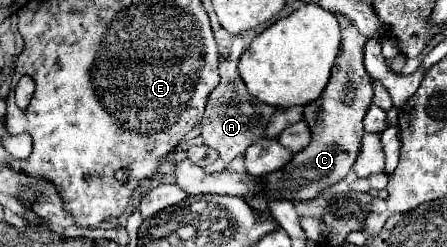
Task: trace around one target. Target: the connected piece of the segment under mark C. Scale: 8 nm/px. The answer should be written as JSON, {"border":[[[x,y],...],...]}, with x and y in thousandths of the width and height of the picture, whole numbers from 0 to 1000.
{"border":[[[767,77],[767,150],[758,182],[758,223],[749,231],[740,320],[723,368],[723,385],[682,433],[682,490],[696,514],[696,579],[655,628],[642,676],[606,700],[593,717],[593,757],[602,765],[597,789],[553,789],[553,822],[570,854],[593,854],[602,806],[655,806],[655,814],[691,814],[723,781],[736,749],[763,733],[790,676],[808,555],[812,555],[812,474],[834,401],[834,336],[812,263],[812,198],[821,150],[812,150],[785,85]]]}

